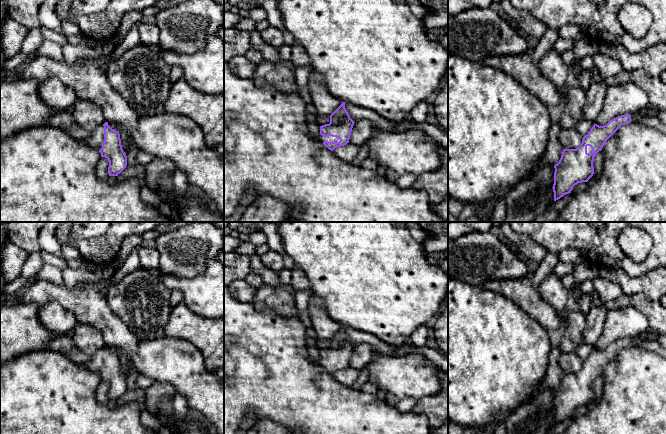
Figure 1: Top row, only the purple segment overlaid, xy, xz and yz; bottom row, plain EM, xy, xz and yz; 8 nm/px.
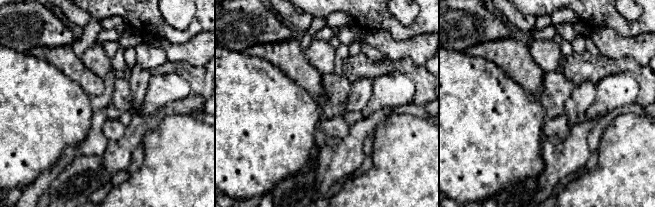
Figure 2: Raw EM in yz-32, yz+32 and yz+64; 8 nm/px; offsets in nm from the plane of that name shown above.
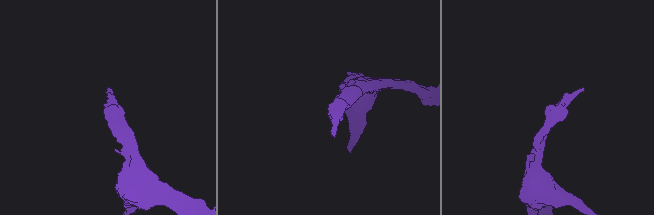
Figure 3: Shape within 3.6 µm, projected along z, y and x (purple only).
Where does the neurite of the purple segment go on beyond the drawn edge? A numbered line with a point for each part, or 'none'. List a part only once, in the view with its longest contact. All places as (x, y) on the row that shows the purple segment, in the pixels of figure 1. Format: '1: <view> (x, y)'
1: xz (330, 139)

